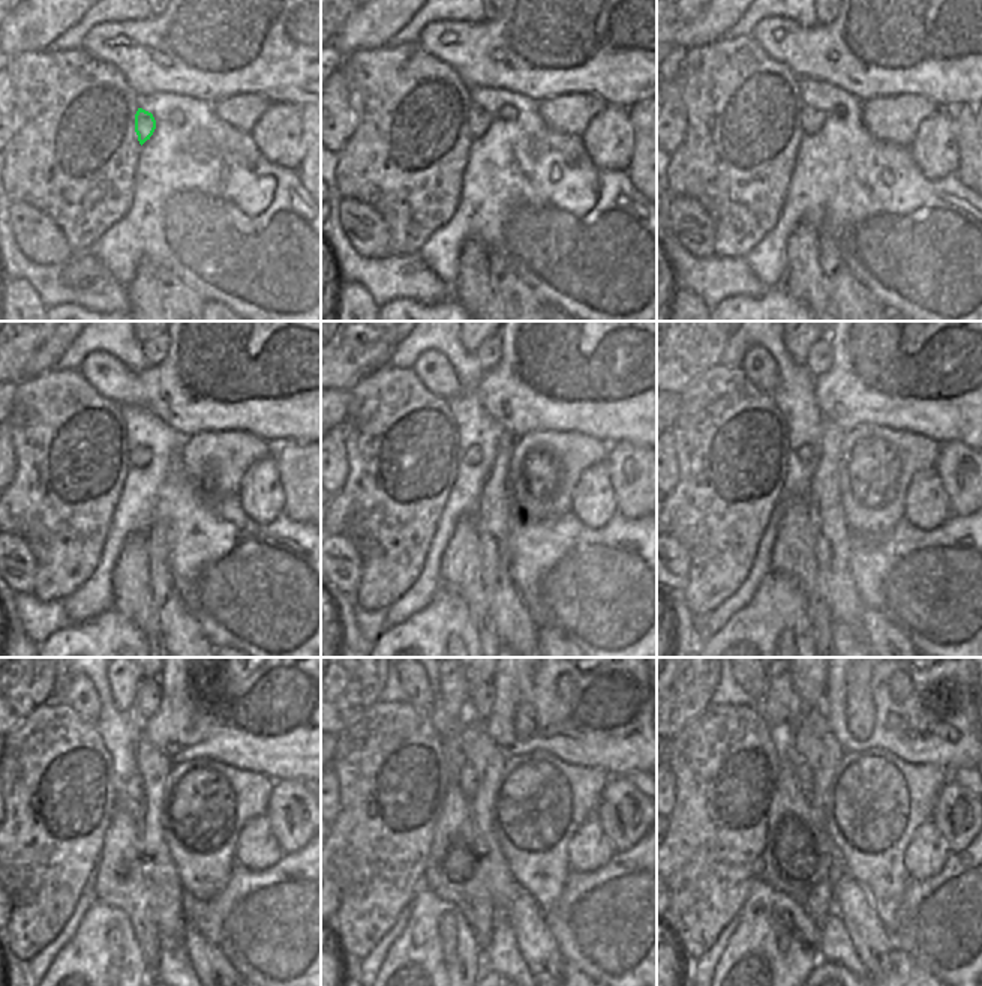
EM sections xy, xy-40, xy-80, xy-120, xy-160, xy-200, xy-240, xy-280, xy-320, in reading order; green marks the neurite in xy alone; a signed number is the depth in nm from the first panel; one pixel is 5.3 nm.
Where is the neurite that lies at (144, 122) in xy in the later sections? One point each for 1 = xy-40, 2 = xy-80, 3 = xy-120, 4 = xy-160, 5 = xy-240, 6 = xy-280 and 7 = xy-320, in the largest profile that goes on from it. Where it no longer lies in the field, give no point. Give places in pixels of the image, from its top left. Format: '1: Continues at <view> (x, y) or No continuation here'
1: Continues at xy-40 (479, 120)
2: Continues at xy-80 (811, 120)
3: Continues at xy-120 (138, 455)
4: Continues at xy-160 (473, 455)
5: Continues at xy-240 (134, 785)
6: Continues at xy-280 (467, 776)
7: Continues at xy-320 (802, 773).

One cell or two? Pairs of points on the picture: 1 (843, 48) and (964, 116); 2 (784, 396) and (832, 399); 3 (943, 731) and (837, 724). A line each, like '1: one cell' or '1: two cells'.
1: two cells
2: two cells
3: one cell

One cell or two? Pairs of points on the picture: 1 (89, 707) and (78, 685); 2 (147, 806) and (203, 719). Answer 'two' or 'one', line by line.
1: one
2: two

